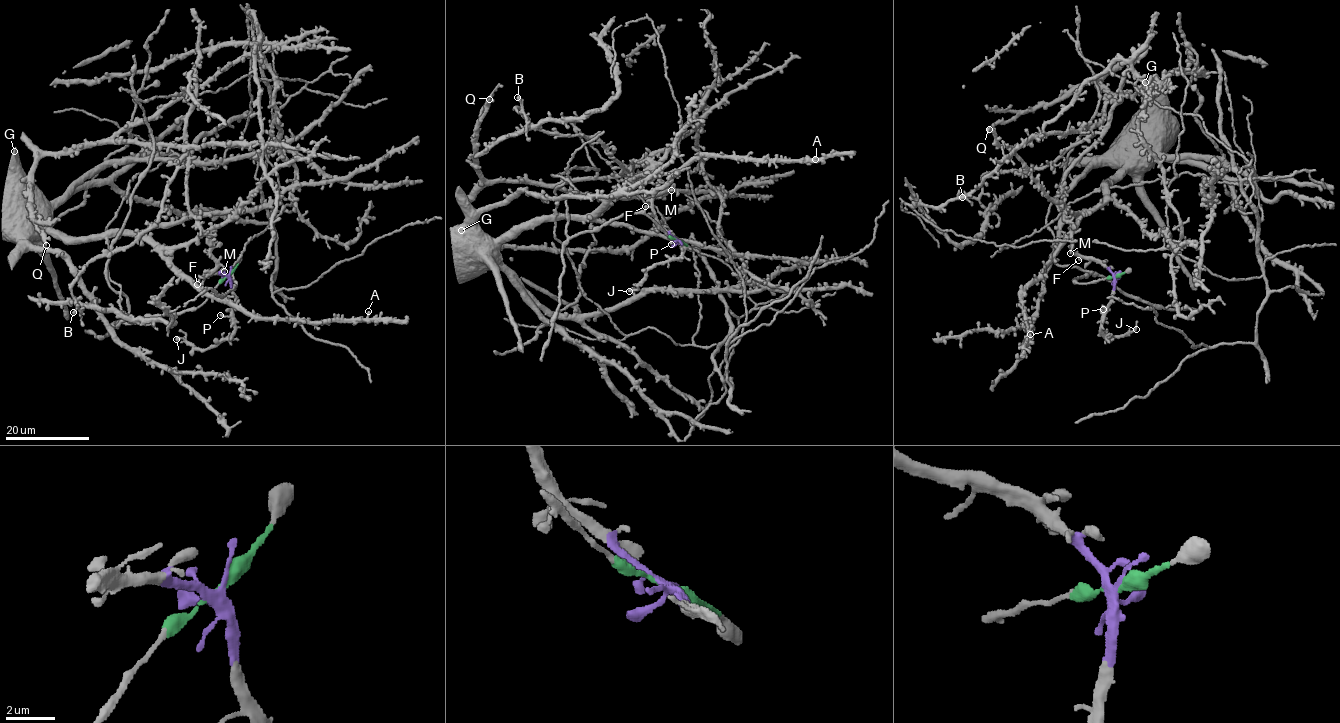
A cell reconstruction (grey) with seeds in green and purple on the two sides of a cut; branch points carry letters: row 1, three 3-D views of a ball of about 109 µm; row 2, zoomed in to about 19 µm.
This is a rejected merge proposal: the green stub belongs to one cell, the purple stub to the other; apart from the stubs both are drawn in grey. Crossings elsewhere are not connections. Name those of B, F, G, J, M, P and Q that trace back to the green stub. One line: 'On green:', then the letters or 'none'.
On green: G, Q

